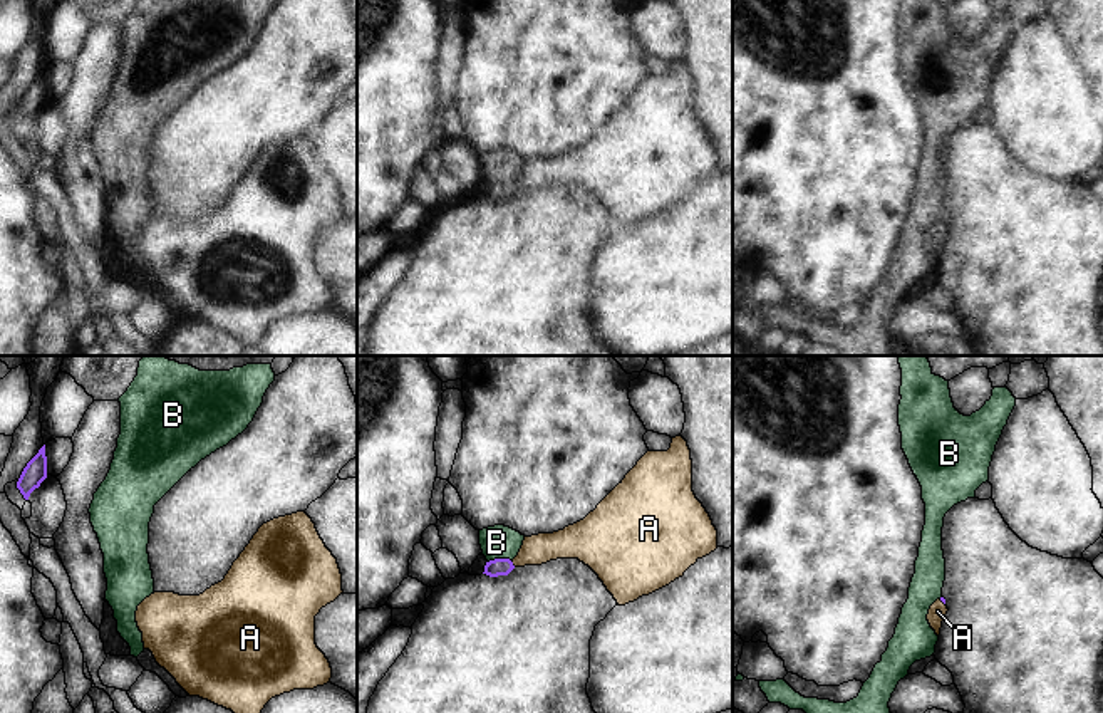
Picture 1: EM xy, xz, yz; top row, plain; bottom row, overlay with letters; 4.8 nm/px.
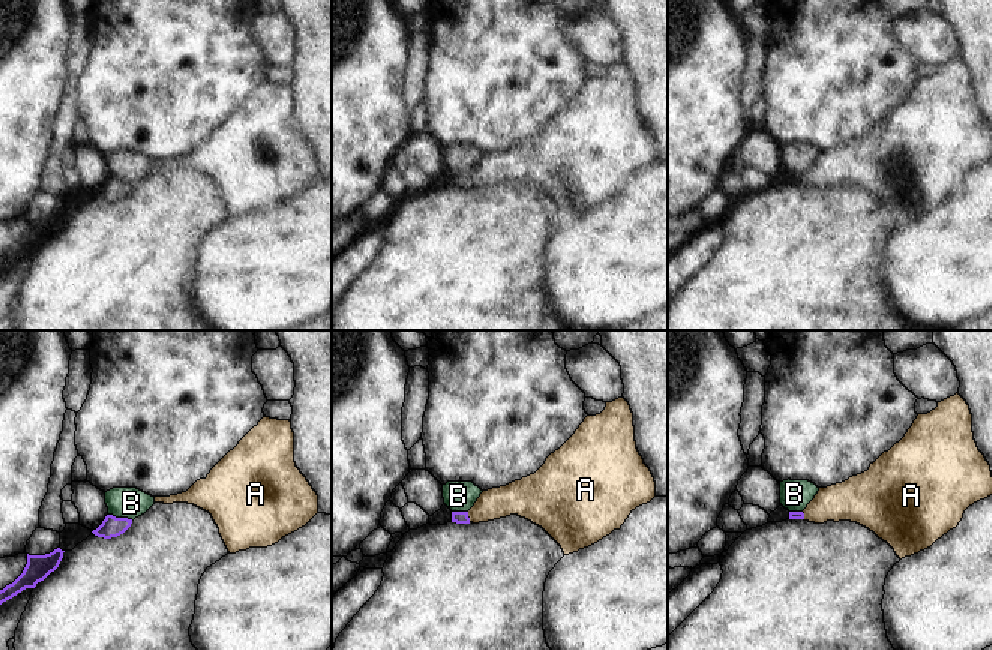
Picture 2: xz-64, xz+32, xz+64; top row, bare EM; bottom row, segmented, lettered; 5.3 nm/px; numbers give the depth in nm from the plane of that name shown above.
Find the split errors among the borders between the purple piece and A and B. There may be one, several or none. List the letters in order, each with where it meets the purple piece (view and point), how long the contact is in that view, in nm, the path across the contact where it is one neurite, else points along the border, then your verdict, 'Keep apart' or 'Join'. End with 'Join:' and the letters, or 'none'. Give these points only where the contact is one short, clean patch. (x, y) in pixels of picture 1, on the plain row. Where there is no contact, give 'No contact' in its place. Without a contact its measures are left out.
A: Touches purple at xz (512, 188). Shared border 40 nm. Path across: xz (495, 192), (512, 188), (538, 173). Join
B: Touches purple at xz (498, 183). Shared border 110 nm. Boundary: xz (510, 183), (491, 183), (488, 187). Keep apart
Join: A.

